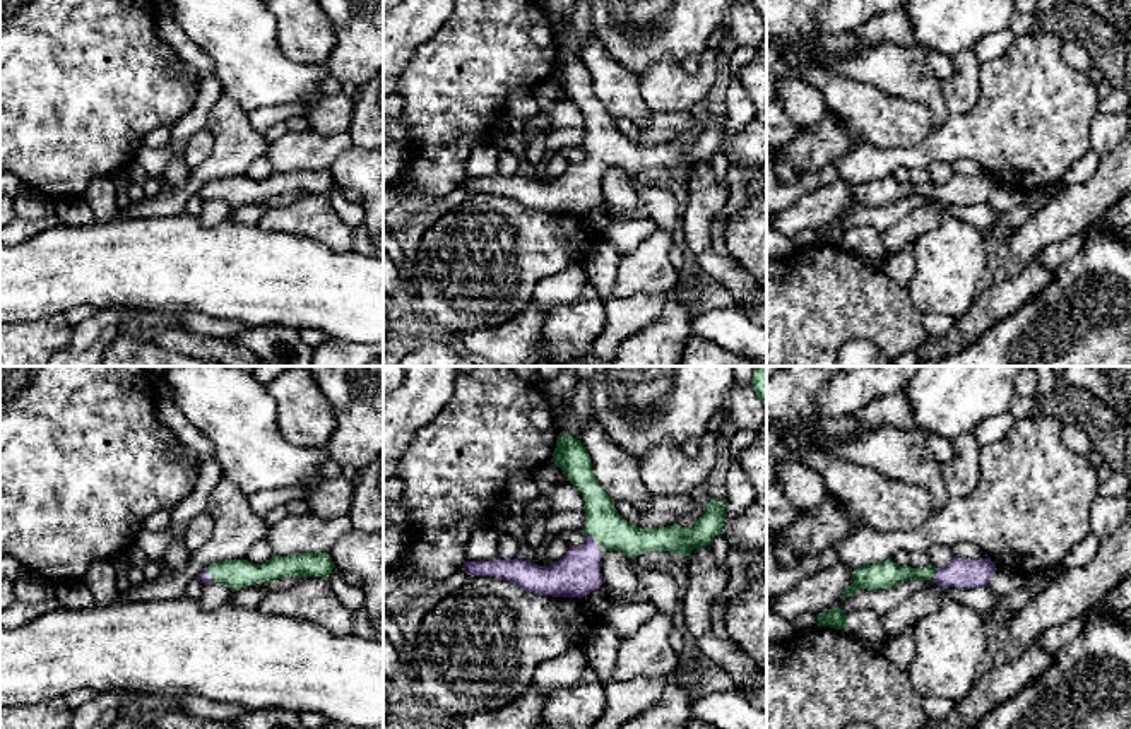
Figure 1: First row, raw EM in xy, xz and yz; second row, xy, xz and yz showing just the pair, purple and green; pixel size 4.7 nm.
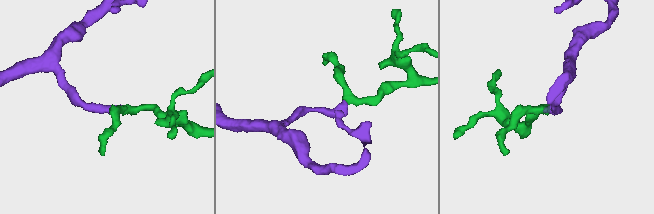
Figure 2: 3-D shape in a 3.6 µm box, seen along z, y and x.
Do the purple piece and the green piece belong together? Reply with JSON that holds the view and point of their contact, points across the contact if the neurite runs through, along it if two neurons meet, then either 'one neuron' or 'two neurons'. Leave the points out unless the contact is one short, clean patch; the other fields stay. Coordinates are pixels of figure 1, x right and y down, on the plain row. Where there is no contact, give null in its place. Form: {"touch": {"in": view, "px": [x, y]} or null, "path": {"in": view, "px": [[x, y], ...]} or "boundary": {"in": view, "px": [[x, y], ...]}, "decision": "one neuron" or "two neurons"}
{"touch": {"in": "xz", "px": [596, 158]}, "path": {"in": "xz", "px": [[577, 190], [596, 158], [603, 149], [603, 139]]}, "decision": "one neuron"}

